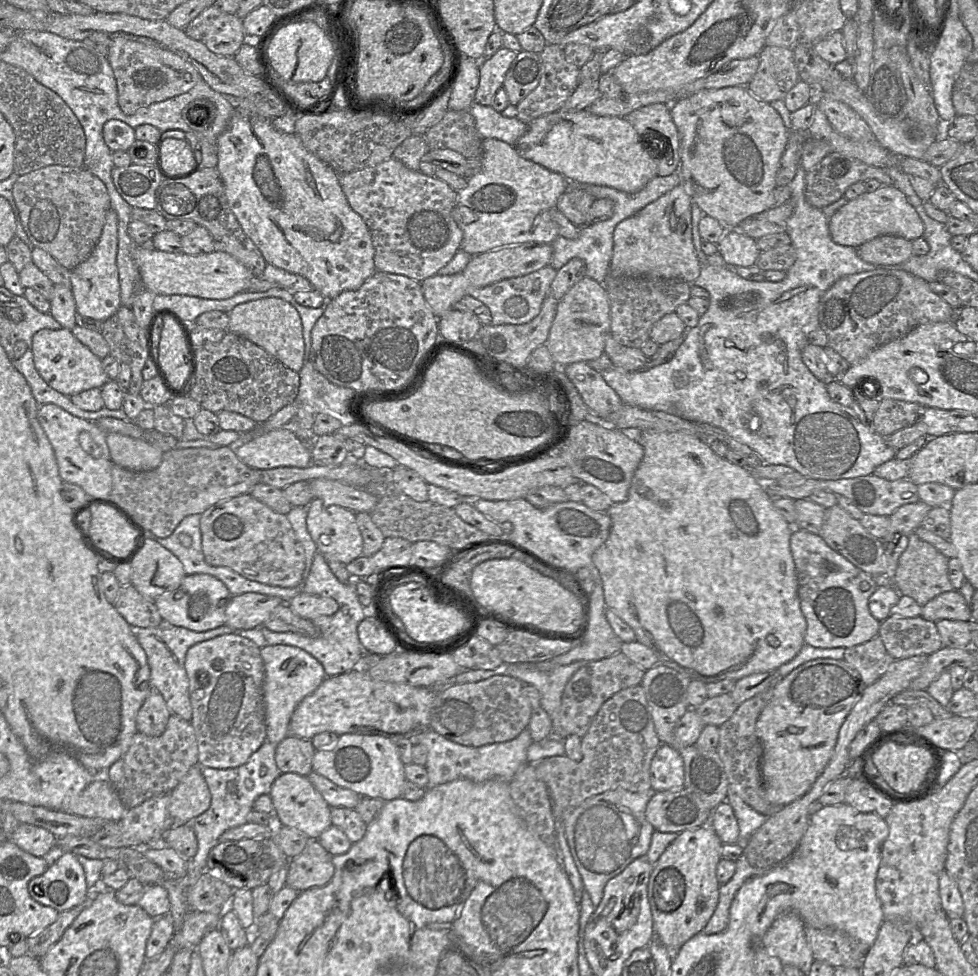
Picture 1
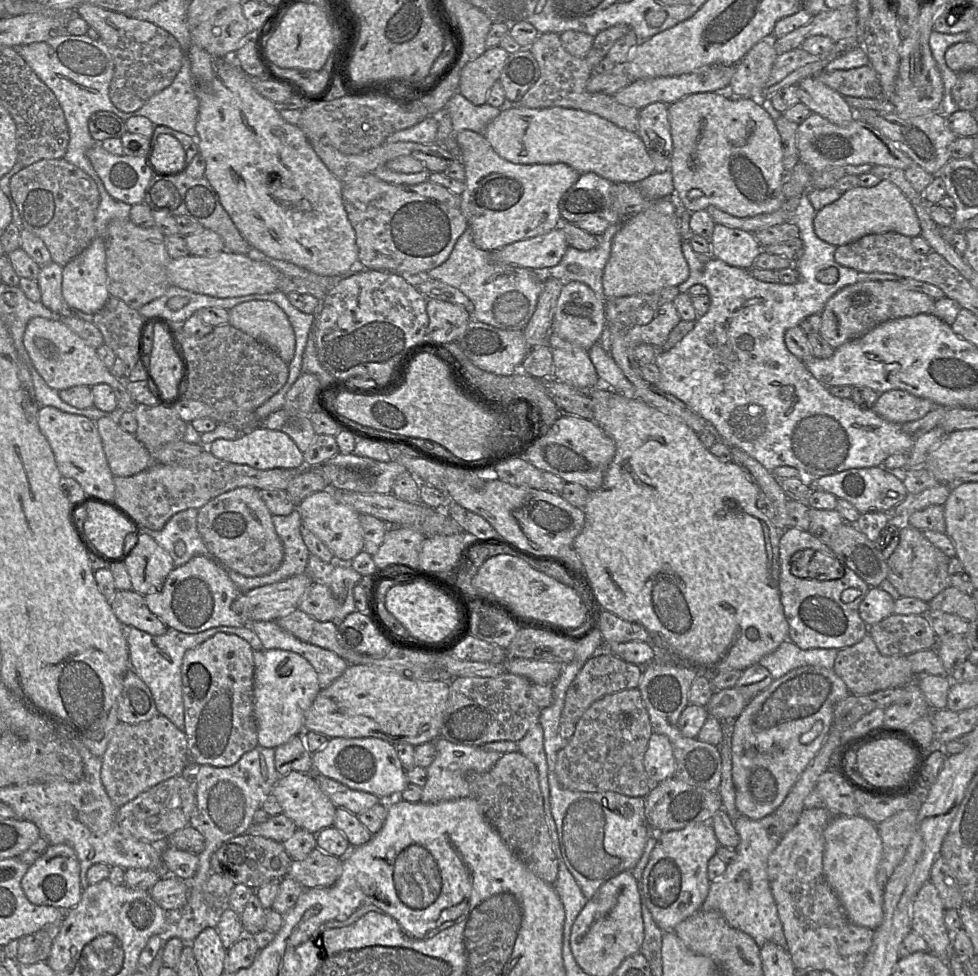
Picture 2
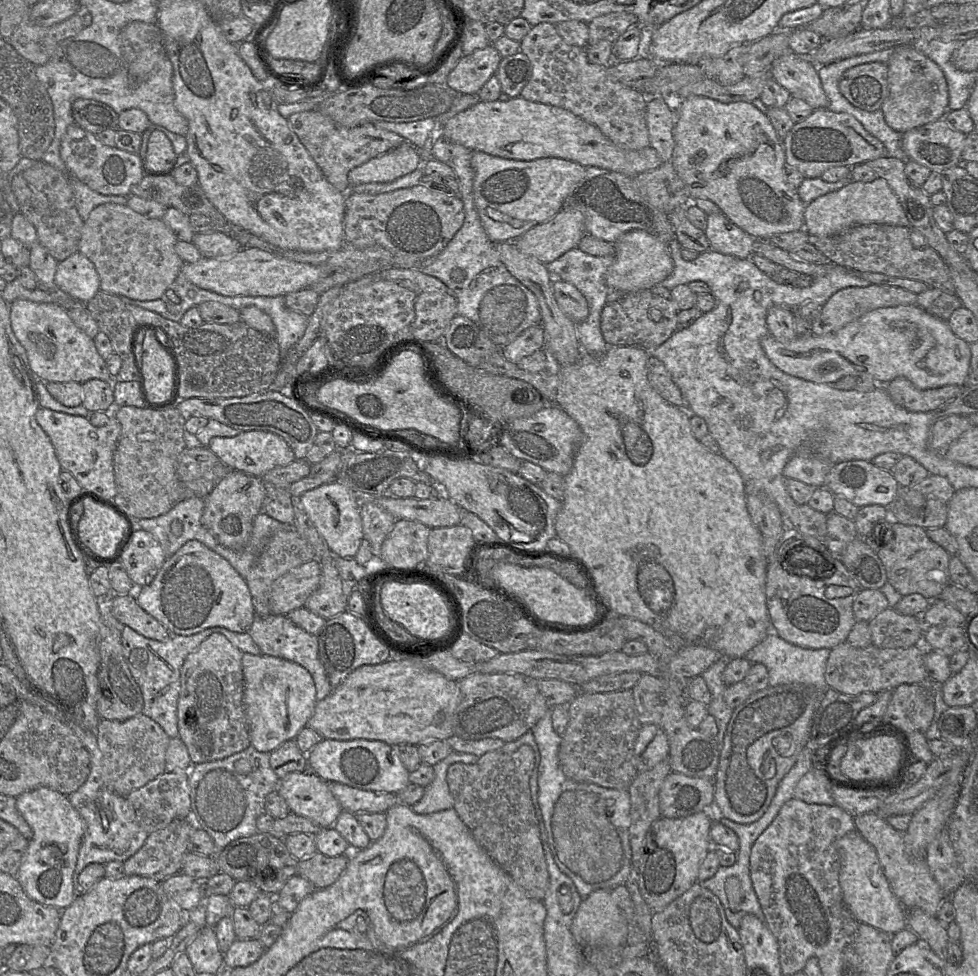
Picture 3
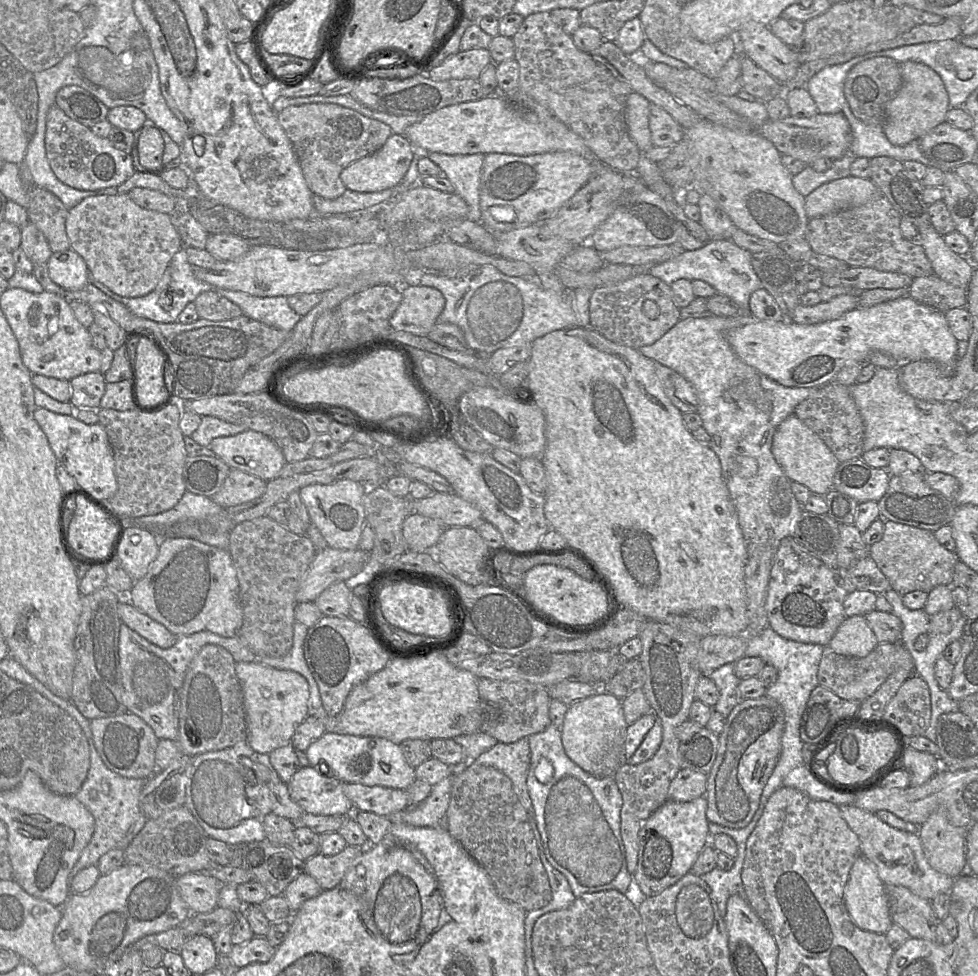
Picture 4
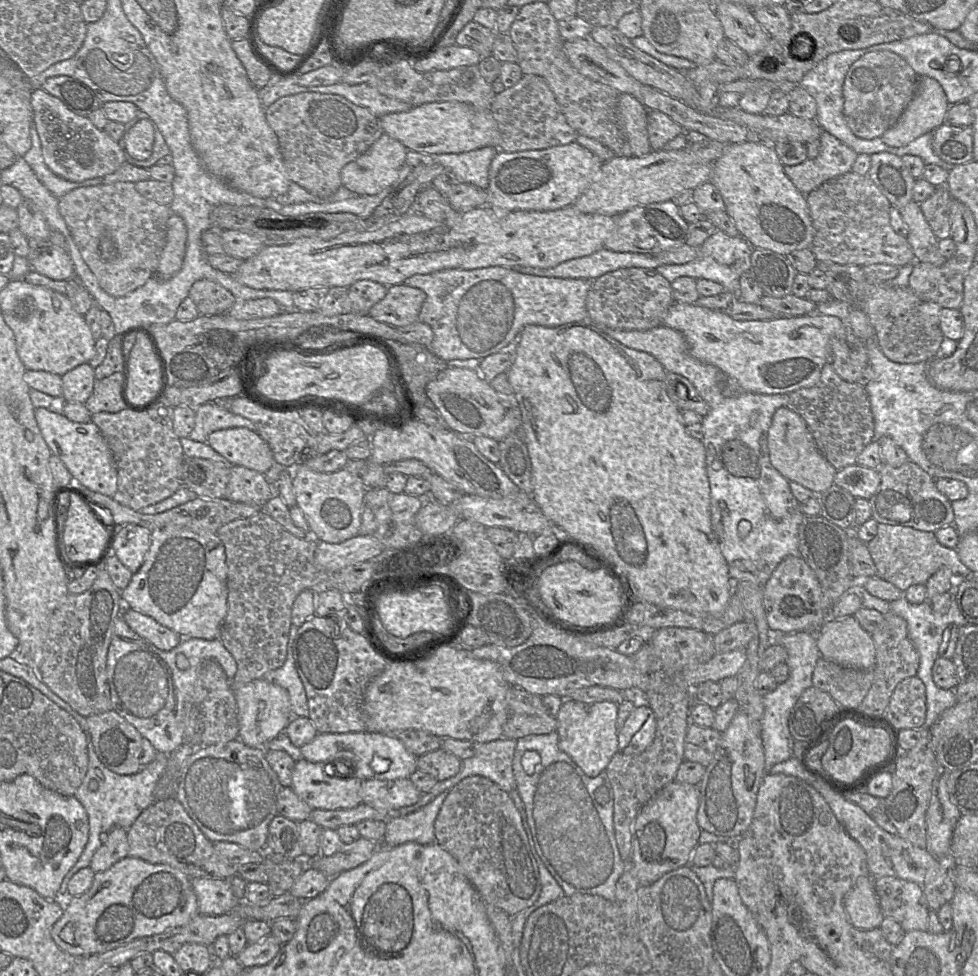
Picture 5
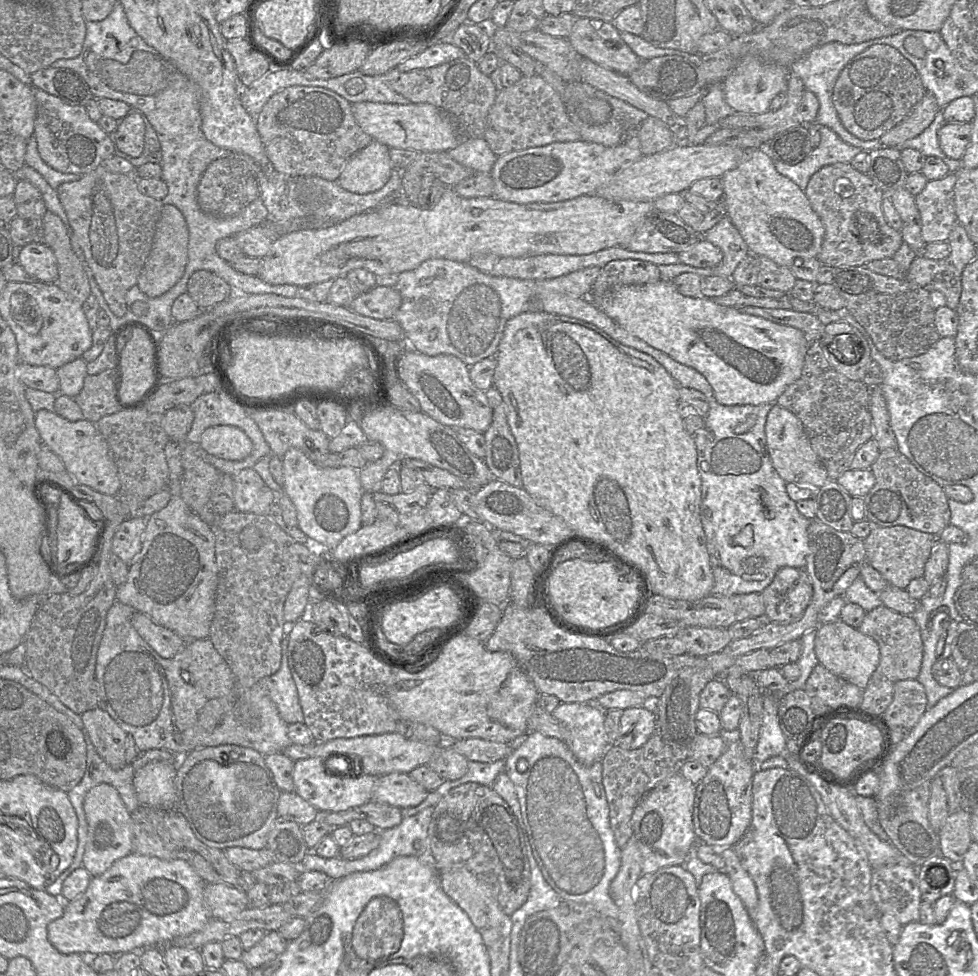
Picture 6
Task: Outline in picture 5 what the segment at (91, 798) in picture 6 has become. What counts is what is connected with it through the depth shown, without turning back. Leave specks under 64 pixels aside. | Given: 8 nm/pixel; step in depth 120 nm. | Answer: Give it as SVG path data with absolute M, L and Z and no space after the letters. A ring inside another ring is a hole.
M114 827L107 833L105 842L94 853L89 867L95 873L103 872L128 856L128 852L127 830L122 827Z

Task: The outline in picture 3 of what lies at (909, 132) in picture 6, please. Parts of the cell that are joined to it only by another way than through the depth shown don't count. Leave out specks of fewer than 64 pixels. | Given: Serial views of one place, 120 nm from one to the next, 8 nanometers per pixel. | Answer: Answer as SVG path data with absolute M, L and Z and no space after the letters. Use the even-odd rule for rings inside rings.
M912 46L888 49L895 49L895 51L888 62L888 96L881 107L887 125L899 133L904 133L944 118L946 112L950 111L948 110L949 95L946 78L940 67Z

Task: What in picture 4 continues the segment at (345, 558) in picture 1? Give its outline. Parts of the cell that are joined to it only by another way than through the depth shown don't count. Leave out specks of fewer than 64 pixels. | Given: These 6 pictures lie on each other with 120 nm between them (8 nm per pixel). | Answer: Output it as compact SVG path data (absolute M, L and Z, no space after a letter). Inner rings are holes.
M350 479L332 484L310 484L299 490L299 496L307 508L313 523L331 548L350 550L358 548L365 524L364 494L368 486Z

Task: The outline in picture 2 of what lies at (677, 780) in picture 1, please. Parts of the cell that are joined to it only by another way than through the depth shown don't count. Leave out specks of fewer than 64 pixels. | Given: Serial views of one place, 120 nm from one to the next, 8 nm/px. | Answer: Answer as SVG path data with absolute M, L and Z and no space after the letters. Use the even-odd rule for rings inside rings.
M653 732L644 755L644 768L653 784L675 777L676 762L669 739Z

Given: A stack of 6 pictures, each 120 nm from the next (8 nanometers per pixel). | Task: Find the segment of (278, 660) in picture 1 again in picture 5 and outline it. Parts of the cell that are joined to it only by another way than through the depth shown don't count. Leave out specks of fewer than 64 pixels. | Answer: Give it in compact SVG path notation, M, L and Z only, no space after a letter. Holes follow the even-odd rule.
M264 678L253 680L234 690L239 724L238 739L252 748L263 748L270 740L285 732L292 716L288 692Z

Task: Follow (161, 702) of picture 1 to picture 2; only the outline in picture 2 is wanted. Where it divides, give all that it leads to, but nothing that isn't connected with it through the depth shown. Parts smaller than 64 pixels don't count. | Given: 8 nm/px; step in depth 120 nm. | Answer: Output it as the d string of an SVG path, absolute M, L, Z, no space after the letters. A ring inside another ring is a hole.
M129 669L123 679L123 687L118 700L119 721L136 724L158 715L154 698L144 681Z

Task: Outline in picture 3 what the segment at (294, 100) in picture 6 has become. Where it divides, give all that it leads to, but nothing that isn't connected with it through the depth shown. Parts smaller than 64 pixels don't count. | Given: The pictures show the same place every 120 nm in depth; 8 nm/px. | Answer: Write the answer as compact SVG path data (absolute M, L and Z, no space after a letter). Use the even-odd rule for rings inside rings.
M317 110L294 113L288 118L288 123L327 181L345 194L349 193L348 173L352 169L396 149L406 142L402 136L379 129L373 123L366 123L354 128L343 127Z

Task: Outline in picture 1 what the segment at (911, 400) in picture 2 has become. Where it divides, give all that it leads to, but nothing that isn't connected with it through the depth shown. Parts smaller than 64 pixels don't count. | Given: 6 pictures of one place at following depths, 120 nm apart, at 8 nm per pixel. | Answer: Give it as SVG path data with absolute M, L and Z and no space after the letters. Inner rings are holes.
M883 399L873 416L871 427L883 437L913 425L921 418L923 406L915 402Z

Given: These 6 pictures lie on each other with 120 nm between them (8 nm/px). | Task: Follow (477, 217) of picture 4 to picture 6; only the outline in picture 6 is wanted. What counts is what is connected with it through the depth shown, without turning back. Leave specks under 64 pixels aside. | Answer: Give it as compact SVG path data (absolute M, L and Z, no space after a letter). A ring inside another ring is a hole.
M484 138L464 140L457 148L447 151L450 158L470 169L473 174L490 174L497 156Z

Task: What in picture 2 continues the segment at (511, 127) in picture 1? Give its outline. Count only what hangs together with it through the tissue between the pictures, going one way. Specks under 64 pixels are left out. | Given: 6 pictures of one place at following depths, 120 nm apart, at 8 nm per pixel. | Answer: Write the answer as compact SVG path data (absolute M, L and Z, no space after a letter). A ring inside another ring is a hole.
M458 92L448 100L445 110L451 118L454 134L470 130L483 135L487 125L501 112L500 108L487 103L474 105Z

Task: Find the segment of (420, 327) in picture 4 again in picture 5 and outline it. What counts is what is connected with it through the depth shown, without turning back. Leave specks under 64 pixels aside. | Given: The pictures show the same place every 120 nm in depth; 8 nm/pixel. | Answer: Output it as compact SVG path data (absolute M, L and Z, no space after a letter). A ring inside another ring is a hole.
M405 284L388 287L385 297L373 305L368 313L377 321L402 327L418 321L426 299L423 290Z

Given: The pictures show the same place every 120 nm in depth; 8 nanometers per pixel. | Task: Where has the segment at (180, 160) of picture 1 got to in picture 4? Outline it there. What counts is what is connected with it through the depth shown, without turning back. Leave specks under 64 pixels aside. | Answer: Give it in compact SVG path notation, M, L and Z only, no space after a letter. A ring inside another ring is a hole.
M144 125L139 130L133 132L134 140L138 143L140 165L148 171L164 170L162 158L165 144L161 131L156 125Z

